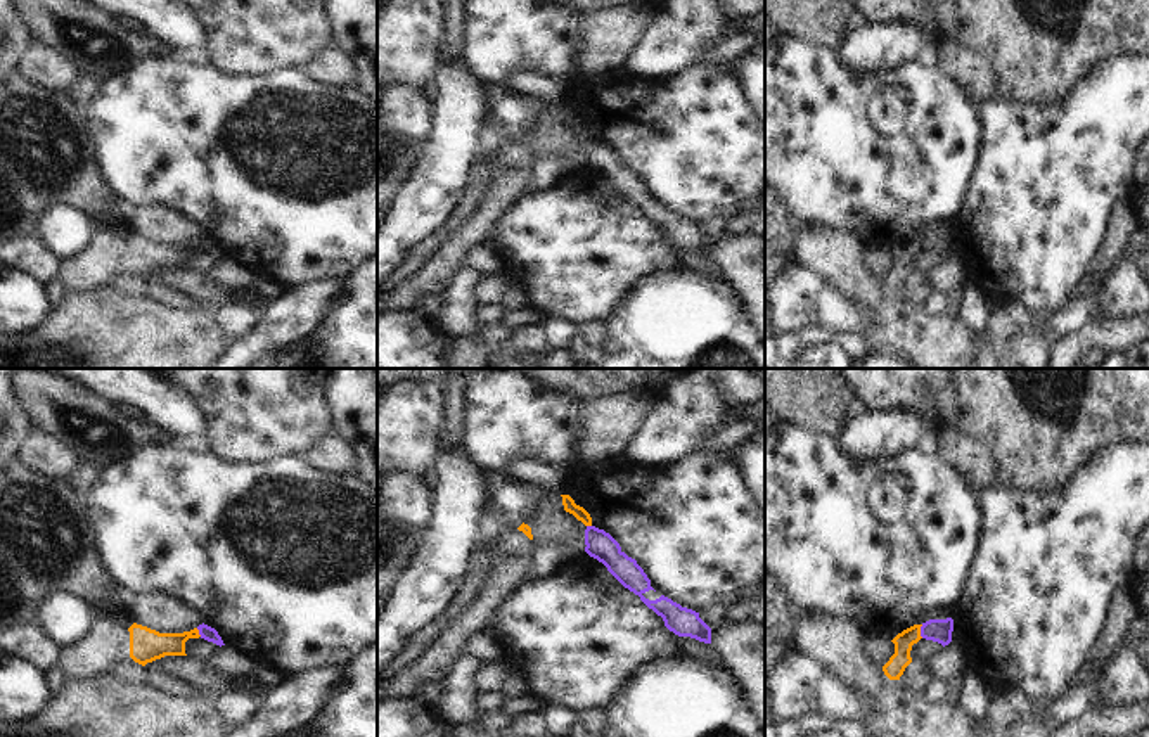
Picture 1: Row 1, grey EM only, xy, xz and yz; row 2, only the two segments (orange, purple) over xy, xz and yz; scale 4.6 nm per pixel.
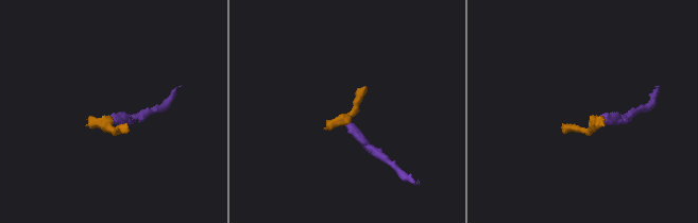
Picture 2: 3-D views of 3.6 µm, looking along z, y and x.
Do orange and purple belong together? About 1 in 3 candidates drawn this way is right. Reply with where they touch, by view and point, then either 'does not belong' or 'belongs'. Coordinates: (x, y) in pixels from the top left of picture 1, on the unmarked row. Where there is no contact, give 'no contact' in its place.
yz (919, 244) | does not belong

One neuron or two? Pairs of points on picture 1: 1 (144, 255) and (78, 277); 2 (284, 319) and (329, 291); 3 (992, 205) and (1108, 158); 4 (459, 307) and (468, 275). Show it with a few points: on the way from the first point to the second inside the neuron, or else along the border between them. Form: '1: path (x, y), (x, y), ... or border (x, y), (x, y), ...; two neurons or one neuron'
1: path (128, 255), (104, 256), (94, 267); one neuron
2: path (295, 314), (319, 296); one neuron
3: path (1021, 205), (1063, 165), (1078, 158); one neuron
4: path (459, 300), (464, 282); one neuron

